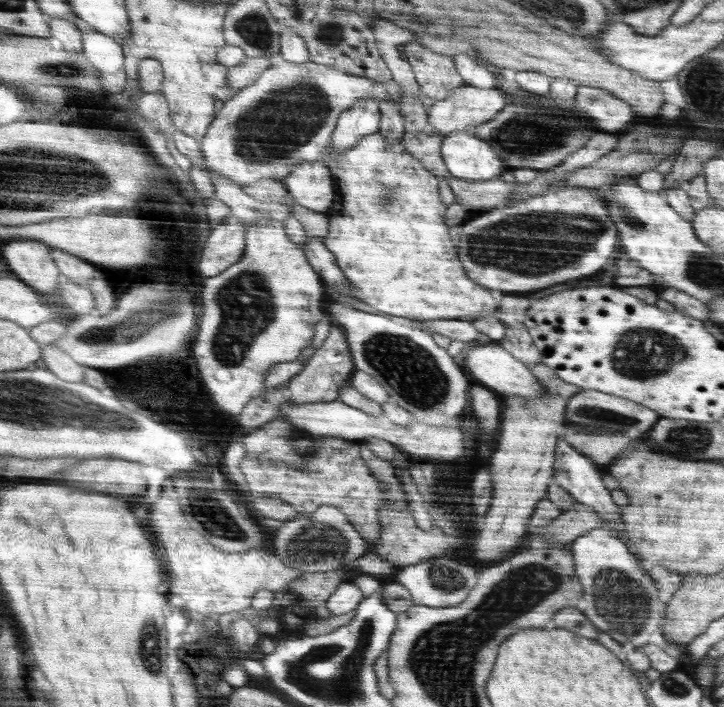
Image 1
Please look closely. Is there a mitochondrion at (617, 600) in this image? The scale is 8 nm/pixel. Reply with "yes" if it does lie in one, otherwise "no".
yes

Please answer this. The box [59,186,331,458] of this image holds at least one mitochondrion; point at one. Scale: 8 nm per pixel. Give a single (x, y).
(247, 308)

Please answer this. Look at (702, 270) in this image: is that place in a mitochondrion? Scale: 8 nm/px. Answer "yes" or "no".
yes

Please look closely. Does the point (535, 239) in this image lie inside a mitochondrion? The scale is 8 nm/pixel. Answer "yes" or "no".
yes

